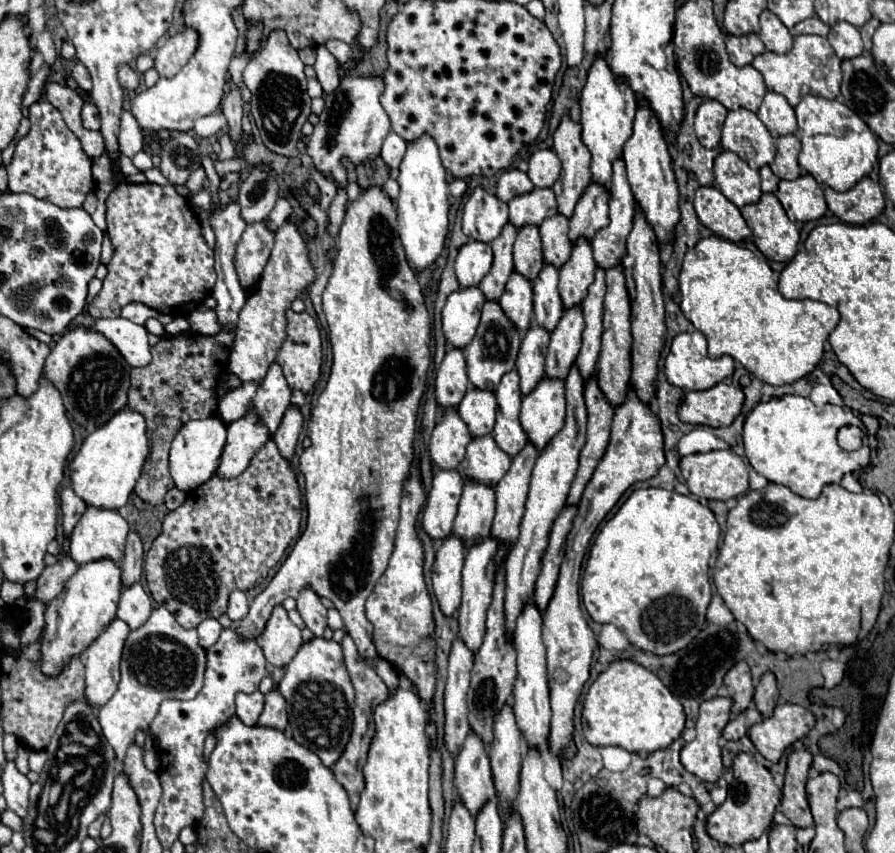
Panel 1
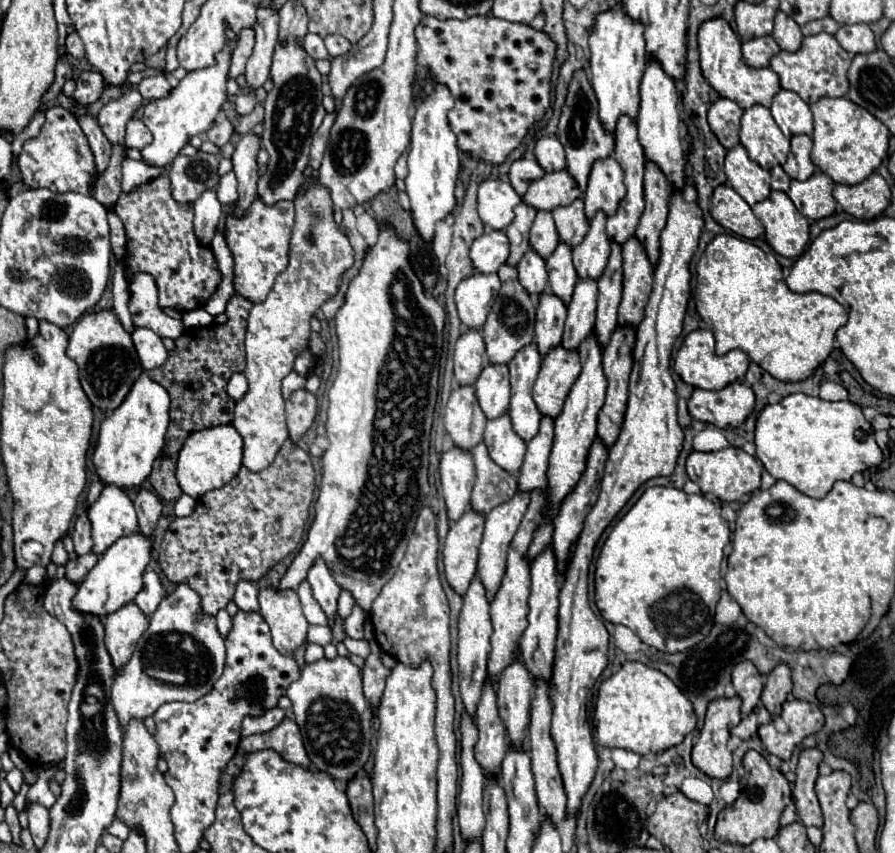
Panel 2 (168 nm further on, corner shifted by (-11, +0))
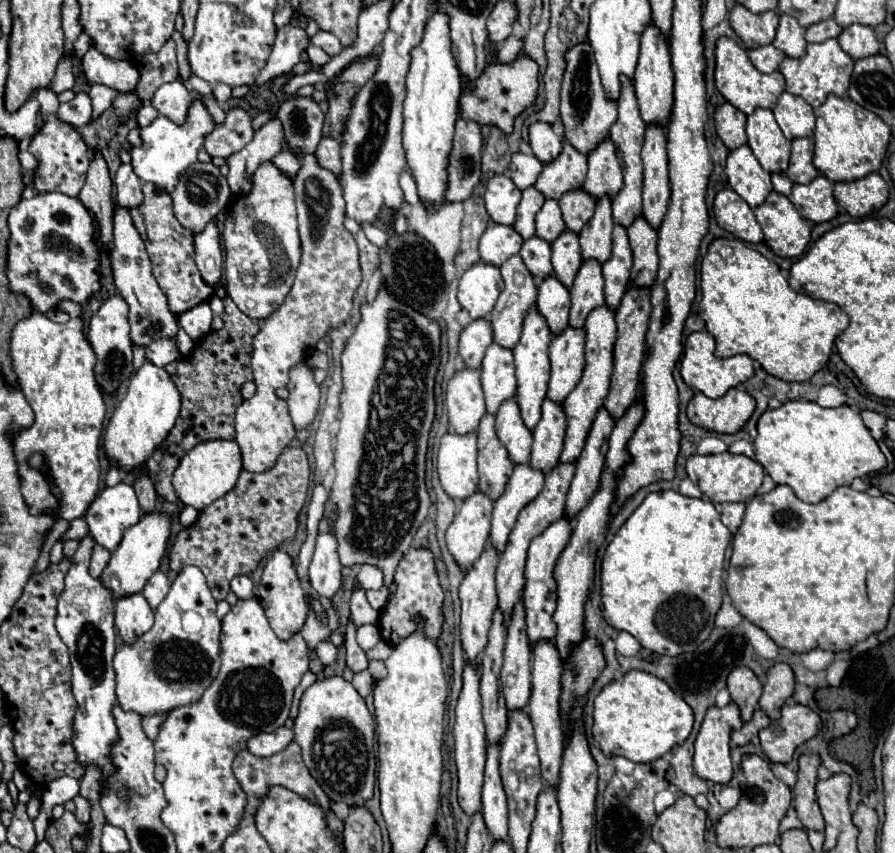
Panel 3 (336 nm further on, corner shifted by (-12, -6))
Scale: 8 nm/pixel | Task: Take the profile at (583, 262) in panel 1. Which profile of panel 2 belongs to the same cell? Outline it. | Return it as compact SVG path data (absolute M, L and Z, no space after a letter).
M597 212L591 220L591 228L585 240L573 248L573 266L579 278L593 278L599 280L609 258L609 238L605 234L605 220L603 212Z

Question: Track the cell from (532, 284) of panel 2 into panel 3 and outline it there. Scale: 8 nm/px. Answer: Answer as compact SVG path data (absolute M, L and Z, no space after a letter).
M532 236L530 240L526 240L522 244L520 256L536 280L542 280L542 278L552 274L552 264L550 264L552 250L550 250L550 244L546 240Z

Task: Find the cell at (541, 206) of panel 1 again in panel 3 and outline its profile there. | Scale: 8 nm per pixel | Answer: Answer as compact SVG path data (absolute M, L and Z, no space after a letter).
M564 140L560 156L554 158L550 164L544 164L544 170L540 172L534 186L546 198L560 198L564 192L582 186L586 170L586 156Z

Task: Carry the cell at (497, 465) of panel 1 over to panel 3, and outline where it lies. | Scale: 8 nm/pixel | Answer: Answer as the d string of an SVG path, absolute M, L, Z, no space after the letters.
M508 398L496 412L496 432L504 448L508 448L510 460L514 464L524 464L530 460L532 450L532 430L526 428L516 398Z

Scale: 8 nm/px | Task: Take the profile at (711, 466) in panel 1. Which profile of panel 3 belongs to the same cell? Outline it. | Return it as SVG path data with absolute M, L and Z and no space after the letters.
M730 452L710 454L710 456L694 454L686 462L686 473L698 484L702 494L710 498L714 504L750 500L756 494L756 490L762 486L762 478L764 478L764 468L756 460Z

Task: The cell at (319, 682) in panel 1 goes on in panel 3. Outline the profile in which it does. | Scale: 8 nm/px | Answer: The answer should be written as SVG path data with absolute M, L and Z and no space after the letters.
M332 676L314 682L300 700L300 712L294 720L294 742L302 748L302 758L312 778L320 784L332 802L362 806L374 796L376 754L374 754L374 718L364 698L350 682Z

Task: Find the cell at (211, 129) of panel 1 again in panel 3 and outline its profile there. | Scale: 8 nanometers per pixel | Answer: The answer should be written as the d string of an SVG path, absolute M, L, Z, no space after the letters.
M292 24L282 26L278 30L272 54L270 54L264 70L260 72L256 84L264 84L266 80L288 74L300 62L300 54L308 48L308 44L310 44L310 38L304 28L298 28Z

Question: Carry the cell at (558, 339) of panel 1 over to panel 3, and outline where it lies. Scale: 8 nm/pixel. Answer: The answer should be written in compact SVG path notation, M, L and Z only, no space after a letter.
M586 260L570 288L570 326L582 328L586 316L604 304L604 278L602 278L602 264L598 260Z

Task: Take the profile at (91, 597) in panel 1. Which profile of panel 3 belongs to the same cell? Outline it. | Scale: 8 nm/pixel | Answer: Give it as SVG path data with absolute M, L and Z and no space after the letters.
M146 512L138 524L130 526L124 532L122 542L118 548L112 552L112 558L102 572L102 582L106 588L114 592L116 598L140 592L148 578L158 570L162 556L166 554L168 548L168 538L170 538L170 516L166 512Z

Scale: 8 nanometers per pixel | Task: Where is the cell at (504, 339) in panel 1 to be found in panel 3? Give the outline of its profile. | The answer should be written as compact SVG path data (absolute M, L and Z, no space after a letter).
M518 254L508 258L500 266L500 270L502 270L502 278L504 278L504 290L500 292L500 296L496 300L496 306L490 312L490 322L492 322L492 328L494 328L494 342L504 346L504 348L514 348L520 340L524 316L536 304L536 280L530 274L530 270L524 266L524 262Z

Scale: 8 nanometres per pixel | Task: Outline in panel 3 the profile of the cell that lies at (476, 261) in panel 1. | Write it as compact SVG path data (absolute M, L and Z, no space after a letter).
M492 222L486 228L486 232L482 234L482 238L480 238L482 262L500 266L510 256L520 252L522 242L524 242L522 236L518 236L518 232L512 226L504 226L504 224L494 224Z

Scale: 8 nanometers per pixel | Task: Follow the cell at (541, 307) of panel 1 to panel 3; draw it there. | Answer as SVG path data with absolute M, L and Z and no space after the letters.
M564 230L554 242L552 242L552 266L554 276L570 288L574 282L574 276L578 274L578 268L582 264L578 234Z

